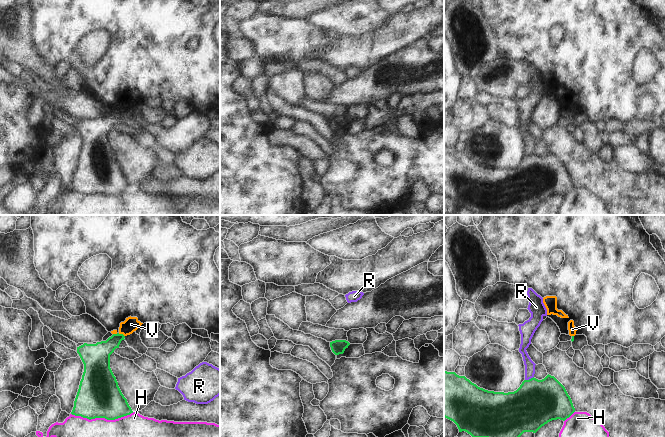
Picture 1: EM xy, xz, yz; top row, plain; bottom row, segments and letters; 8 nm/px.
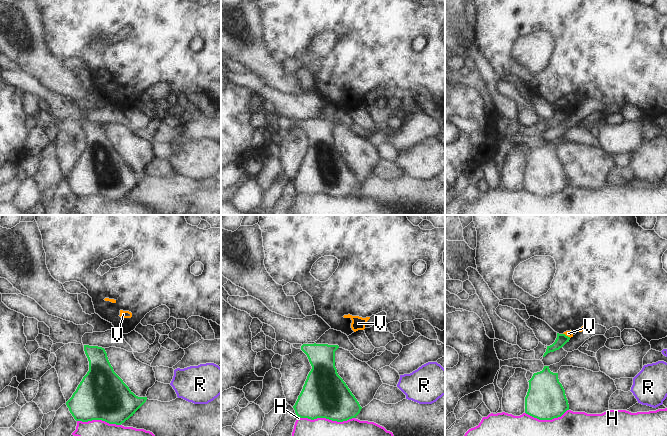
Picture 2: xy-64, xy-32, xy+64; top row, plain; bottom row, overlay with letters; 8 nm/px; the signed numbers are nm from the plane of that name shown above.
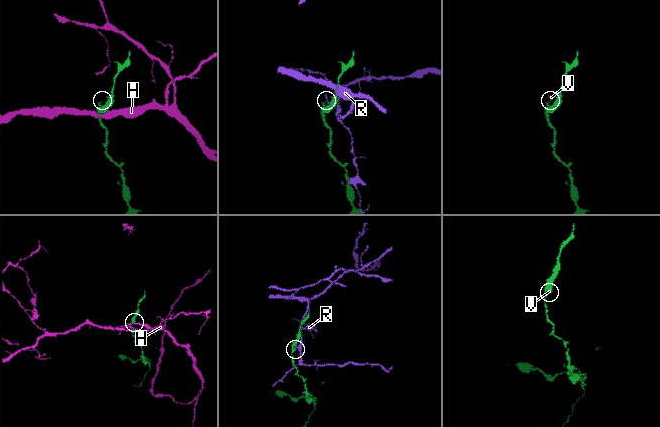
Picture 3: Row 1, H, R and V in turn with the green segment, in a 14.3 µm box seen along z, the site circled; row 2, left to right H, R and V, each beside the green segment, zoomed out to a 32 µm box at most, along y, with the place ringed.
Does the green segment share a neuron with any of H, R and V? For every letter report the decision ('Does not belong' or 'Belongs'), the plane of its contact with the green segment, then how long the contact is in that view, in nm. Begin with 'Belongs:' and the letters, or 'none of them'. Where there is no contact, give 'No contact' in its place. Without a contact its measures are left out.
Belongs: none of them
H: Does not belong. Touches green in xy. Shared border 500 nm
R: Does not belong. Touches green in yz. Shared border 80 nm
V: Does not belong. Touches green in xy. Shared border 100 nm

